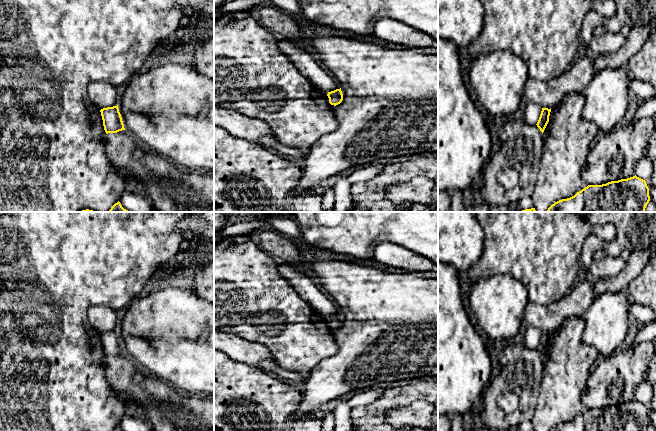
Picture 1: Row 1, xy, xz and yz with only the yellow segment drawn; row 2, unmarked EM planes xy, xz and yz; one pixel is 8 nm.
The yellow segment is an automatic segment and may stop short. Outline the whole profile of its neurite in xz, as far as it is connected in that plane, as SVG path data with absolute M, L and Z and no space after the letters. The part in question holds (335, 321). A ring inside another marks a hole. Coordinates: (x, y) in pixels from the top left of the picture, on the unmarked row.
M341 312L328 316L327 320L329 322L329 327L334 330L340 328L343 324Z

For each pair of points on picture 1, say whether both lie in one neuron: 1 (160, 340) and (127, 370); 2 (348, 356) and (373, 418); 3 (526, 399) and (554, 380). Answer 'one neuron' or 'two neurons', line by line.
1: two neurons
2: two neurons
3: two neurons

